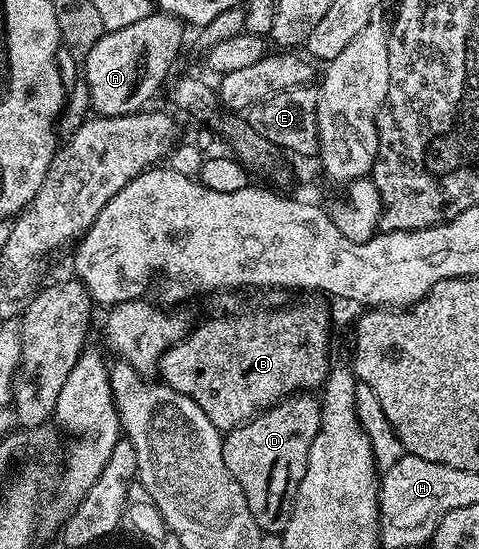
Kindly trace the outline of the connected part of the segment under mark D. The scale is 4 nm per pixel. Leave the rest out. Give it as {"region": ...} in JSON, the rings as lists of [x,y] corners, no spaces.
{"region":[[[294,394],[273,404],[260,412],[253,419],[237,428],[230,428],[224,433],[223,462],[227,462],[227,470],[239,482],[243,498],[247,498],[247,506],[261,527],[262,533],[284,533],[287,522],[291,518],[291,510],[295,502],[295,494],[299,490],[299,482],[303,482],[303,474],[307,470],[307,454],[311,442],[321,425],[321,401],[313,394]]]}

